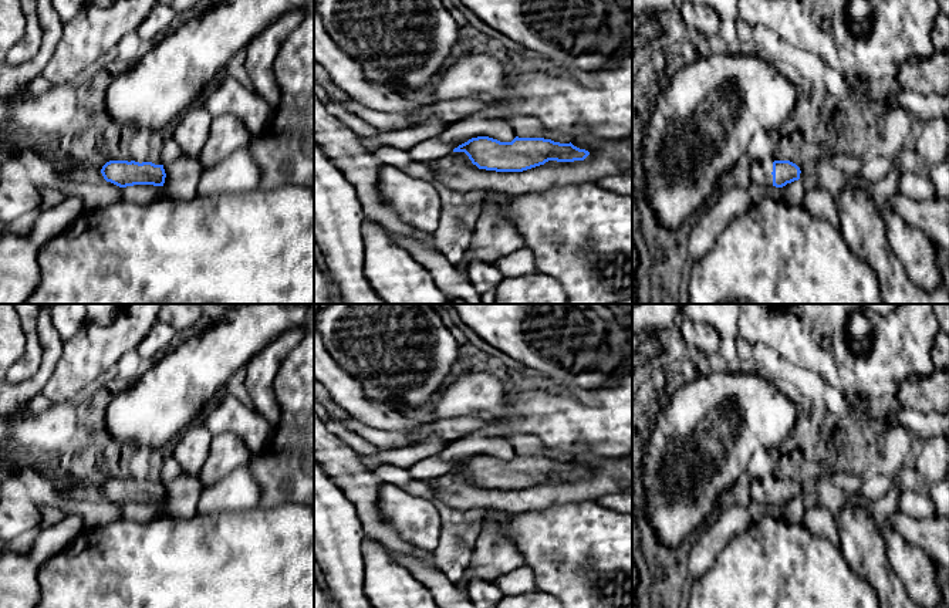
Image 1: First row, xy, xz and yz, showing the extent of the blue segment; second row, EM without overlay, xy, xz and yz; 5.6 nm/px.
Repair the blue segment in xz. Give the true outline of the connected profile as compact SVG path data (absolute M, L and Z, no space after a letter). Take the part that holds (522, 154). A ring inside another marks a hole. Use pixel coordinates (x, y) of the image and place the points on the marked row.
M489 136L472 138L453 152L465 152L479 169L496 172L523 172L548 161L584 161L590 152L570 143L544 138L519 138L500 142Z

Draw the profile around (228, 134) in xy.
M230 114L216 116L207 141L196 158L203 170L213 169L251 141L251 135L240 119Z

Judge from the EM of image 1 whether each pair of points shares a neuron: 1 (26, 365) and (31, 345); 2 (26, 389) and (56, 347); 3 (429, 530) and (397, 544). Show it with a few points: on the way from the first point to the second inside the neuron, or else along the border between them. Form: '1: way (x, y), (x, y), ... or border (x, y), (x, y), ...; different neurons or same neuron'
1: way (29, 361), (31, 350); same neuron
2: way (37, 380), (46, 370), (49, 358); same neuron
3: border (384, 516), (408, 543), (432, 551); different neurons

